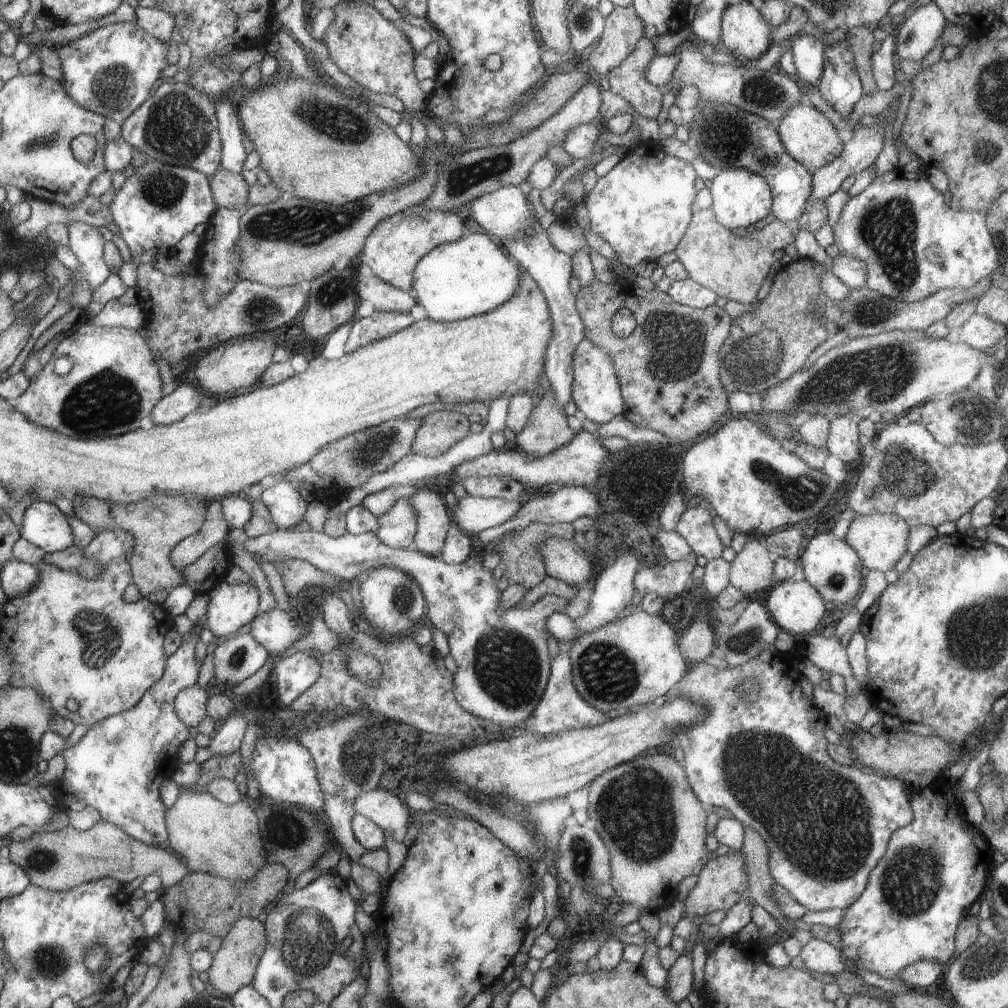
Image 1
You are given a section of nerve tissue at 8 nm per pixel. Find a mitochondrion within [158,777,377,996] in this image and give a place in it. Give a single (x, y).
(308, 943)

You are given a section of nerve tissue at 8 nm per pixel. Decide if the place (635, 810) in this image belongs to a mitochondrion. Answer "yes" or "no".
yes

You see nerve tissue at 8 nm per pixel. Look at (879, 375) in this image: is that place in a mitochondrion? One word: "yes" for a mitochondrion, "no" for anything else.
yes

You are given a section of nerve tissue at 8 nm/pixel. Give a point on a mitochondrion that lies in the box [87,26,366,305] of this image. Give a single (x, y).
(177, 129)

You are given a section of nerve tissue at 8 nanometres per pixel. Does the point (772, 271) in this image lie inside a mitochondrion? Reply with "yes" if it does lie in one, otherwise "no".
no

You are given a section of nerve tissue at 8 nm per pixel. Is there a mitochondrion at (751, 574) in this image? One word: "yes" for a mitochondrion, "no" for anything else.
no

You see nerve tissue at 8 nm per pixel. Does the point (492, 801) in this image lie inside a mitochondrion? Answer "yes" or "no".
no

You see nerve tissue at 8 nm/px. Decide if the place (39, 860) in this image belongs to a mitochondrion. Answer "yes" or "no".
yes

